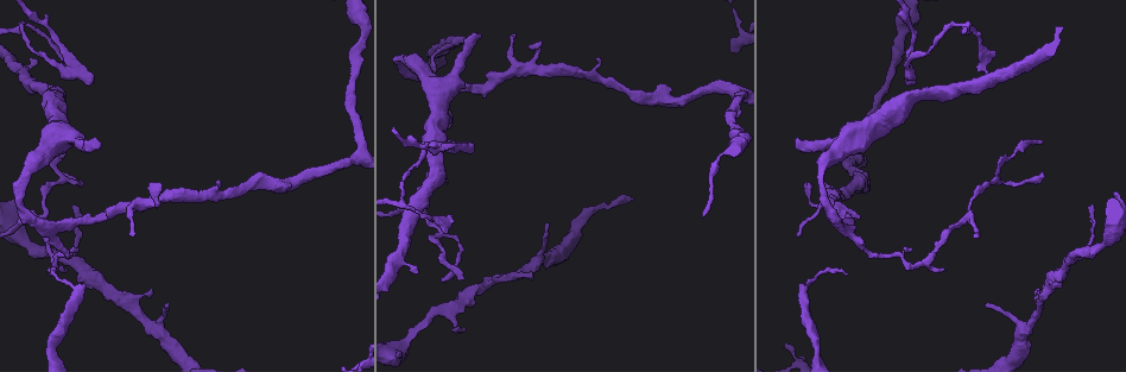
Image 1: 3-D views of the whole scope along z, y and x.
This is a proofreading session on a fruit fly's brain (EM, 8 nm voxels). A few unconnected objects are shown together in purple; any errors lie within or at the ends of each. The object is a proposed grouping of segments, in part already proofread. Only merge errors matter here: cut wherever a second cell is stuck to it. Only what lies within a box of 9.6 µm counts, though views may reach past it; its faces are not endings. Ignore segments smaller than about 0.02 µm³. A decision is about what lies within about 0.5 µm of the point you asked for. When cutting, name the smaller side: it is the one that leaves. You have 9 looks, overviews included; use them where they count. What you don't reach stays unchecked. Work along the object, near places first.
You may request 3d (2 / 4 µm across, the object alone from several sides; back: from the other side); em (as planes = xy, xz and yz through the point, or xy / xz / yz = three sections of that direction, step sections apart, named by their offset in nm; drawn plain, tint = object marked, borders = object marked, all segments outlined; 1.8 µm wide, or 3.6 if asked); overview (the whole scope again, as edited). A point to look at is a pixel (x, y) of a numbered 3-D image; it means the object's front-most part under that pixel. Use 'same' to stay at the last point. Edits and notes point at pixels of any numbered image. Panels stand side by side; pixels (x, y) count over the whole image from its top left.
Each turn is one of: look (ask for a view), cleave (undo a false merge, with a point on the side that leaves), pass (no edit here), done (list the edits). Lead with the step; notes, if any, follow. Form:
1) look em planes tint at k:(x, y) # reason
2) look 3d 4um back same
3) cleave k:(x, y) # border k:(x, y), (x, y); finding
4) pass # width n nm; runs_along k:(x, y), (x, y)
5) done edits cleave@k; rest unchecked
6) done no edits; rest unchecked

look em yz step 4 tint at 1:(962, 221) # sharp bend

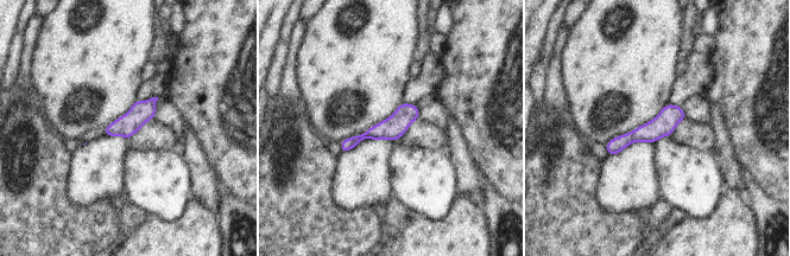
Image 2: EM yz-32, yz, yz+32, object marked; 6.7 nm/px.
look em planes tint same # cut it another way

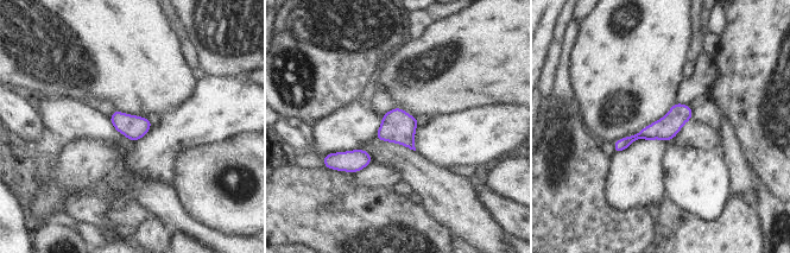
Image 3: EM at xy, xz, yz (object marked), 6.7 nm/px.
pass # runs_along 3:(687, 107), (665, 128), (617, 149); continuous, no second cell

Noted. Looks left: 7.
look 3d 2um at 1:(76, 298) # sharp bend

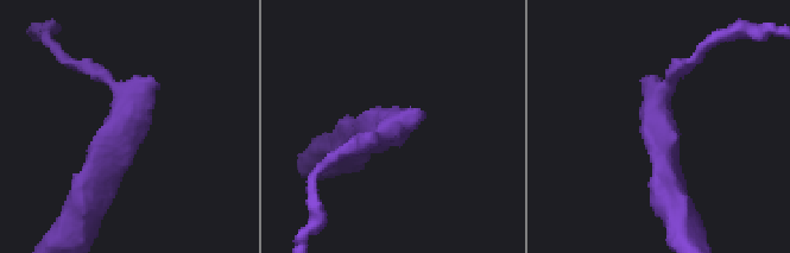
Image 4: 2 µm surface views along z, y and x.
look em planes tint at 4:(392, 126) # shape alone is not enough

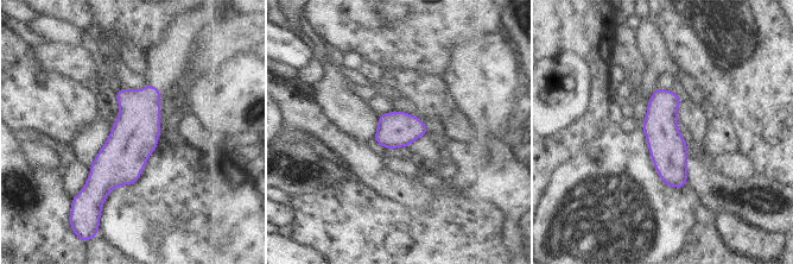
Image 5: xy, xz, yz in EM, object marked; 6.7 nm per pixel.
pass # width 240 nm; all the same cell

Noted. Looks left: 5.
look 3d 4um at 1:(49, 225)

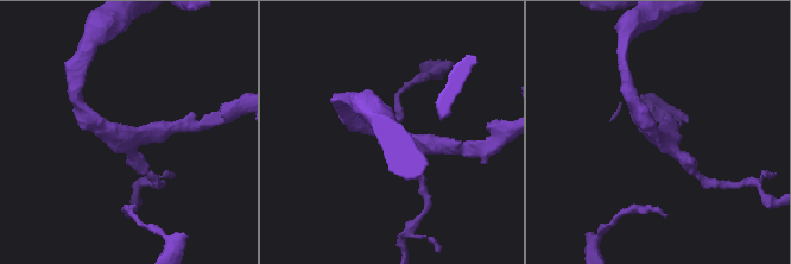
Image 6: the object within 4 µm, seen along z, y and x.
look em planes tint at 6:(661, 136) # arms 3

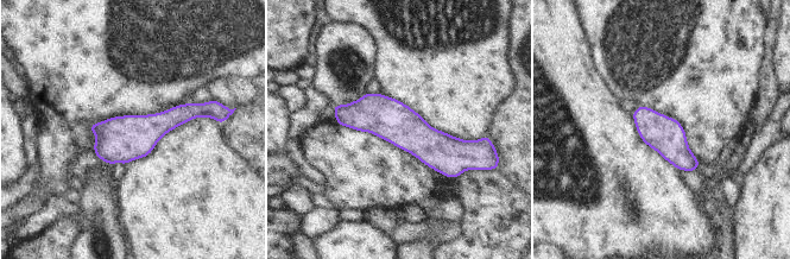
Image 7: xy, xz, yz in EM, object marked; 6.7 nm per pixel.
pass # runs_along 7:(336, 108), (469, 143); one cell here

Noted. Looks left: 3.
look 3d 4um at 1:(527, 70) # calibre changes

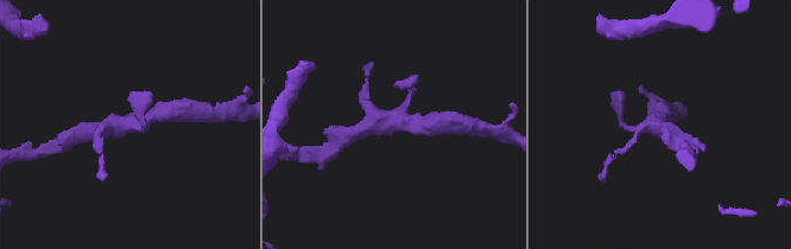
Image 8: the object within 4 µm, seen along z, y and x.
look em yz step 8 plain at 8:(660, 123)

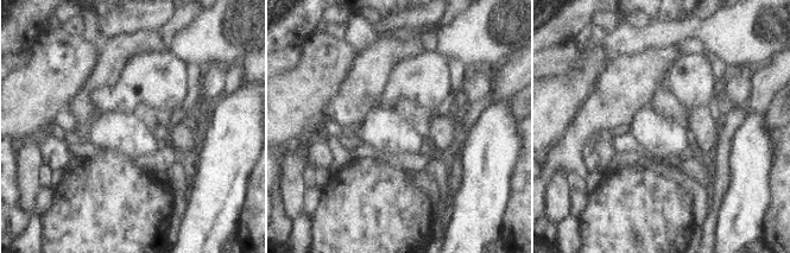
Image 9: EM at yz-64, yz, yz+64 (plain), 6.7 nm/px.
look em yz step 8 tint same

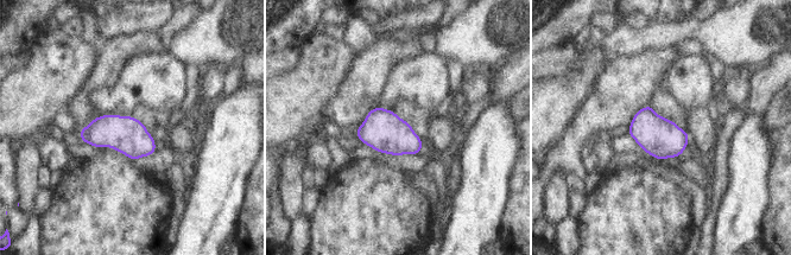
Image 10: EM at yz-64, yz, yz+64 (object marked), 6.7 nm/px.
pass # one cell here

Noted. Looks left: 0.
done no edits; rest unchecked

